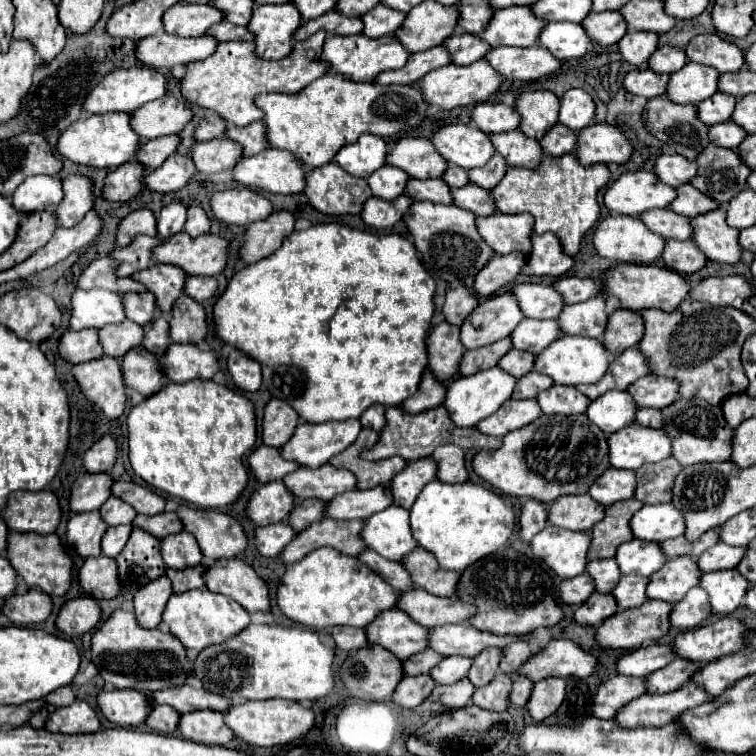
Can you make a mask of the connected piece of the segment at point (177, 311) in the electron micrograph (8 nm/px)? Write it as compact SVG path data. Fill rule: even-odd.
M181 295L173 307L171 339L175 343L199 345L207 337L207 313L201 303L189 295Z

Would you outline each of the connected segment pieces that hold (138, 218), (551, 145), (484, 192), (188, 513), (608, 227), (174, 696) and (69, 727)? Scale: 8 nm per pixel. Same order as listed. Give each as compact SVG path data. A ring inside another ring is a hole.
M137 209L137 211L129 213L119 225L117 245L127 247L137 235L149 235L149 237L157 235L157 219L155 219L153 211ZM141 231L145 231L145 233L141 233Z
M557 123L555 127L551 127L547 131L547 135L539 141L545 155L565 155L565 153L573 153L577 149L577 133L571 131L569 127Z
M469 183L465 187L453 189L451 193L453 193L453 199L455 199L457 207L469 209L477 217L489 217L489 215L497 213L497 207L495 207L495 201L493 201L489 189L481 189L477 185Z
M179 507L177 515L181 517L185 531L195 535L203 557L209 561L233 559L247 549L247 535L231 515L191 507Z
M609 215L607 219L603 219L593 235L593 243L601 257L619 263L637 263L637 265L655 263L665 249L665 239L661 235L649 231L641 219L629 215Z
M193 685L155 691L155 693L149 693L149 699L159 705L167 703L167 705L175 707L179 713L189 713L189 711L197 711L197 709L225 711L231 707L231 699L217 697L217 695L209 693L205 687L193 687Z
M75 701L73 705L59 707L51 713L51 717L45 723L47 731L53 733L97 733L101 729L101 721L97 713L85 703L85 701Z

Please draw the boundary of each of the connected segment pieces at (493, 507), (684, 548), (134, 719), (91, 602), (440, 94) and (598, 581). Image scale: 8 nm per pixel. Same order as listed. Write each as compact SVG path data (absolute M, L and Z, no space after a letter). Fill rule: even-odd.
M431 481L425 485L415 505L411 507L411 529L413 537L421 547L433 551L439 565L451 571L463 571L473 561L487 557L489 553L503 547L517 527L517 517L513 505L477 483L441 483Z
M677 537L677 539L663 541L663 543L661 543L661 549L663 549L663 553L665 553L669 559L673 559L673 557L679 557L679 555L689 555L691 549L693 549L693 543L685 541L685 537L681 537L681 539Z
M135 689L101 691L97 701L103 715L119 727L139 727L153 709L145 693Z
M77 597L67 601L57 617L57 629L67 637L79 637L91 631L101 619L101 607L93 597Z
M477 61L473 65L445 65L441 69L435 69L431 73L427 73L427 77L423 77L417 85L423 89L425 99L431 105L439 105L441 109L455 109L455 107L463 107L463 105L475 105L475 103L485 103L489 101L501 87L503 77L489 65L489 61Z
M597 559L587 563L587 573L595 579L595 587L599 593L609 593L613 585L621 579L621 571L617 569L615 559Z

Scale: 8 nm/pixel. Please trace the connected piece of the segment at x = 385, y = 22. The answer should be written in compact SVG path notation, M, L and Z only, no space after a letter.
M379 3L375 9L371 9L367 15L363 15L363 23L365 23L365 29L363 33L367 37L383 37L383 35L393 35L395 29L399 29L405 21L407 13L397 13L395 9L389 9L387 5Z

